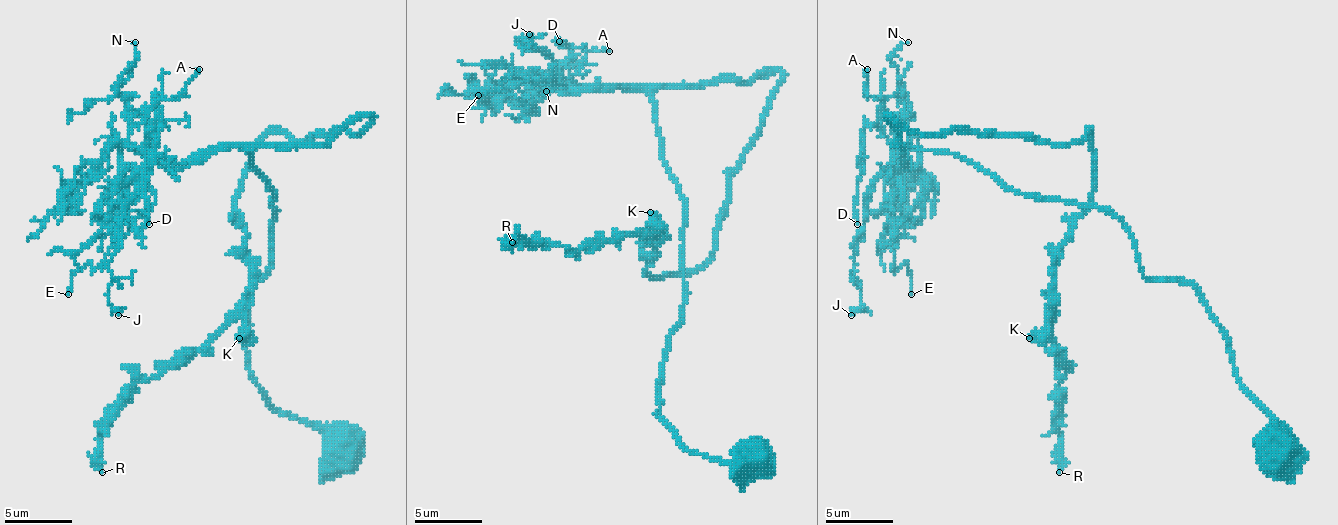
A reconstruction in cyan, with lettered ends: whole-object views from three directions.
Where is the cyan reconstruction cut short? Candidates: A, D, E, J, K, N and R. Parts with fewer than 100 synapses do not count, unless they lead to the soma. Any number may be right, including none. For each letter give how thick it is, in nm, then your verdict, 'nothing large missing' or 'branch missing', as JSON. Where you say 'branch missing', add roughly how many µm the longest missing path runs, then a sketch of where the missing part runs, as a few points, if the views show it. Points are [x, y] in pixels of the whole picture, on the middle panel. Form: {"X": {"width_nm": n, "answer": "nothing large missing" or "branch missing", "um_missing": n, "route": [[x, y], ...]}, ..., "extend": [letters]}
{"A": {"width_nm": 130, "answer": "nothing large missing"}, "D": {"width_nm": 130, "answer": "nothing large missing"}, "E": {"width_nm": 100, "answer": "nothing large missing"}, "J": {"width_nm": 140, "answer": "nothing large missing"}, "K": {"width_nm": 460, "answer": "nothing large missing"}, "N": {"width_nm": 130, "answer": "nothing large missing"}, "R": {"width_nm": 440, "answer": "nothing large missing"}, "extend": []}

